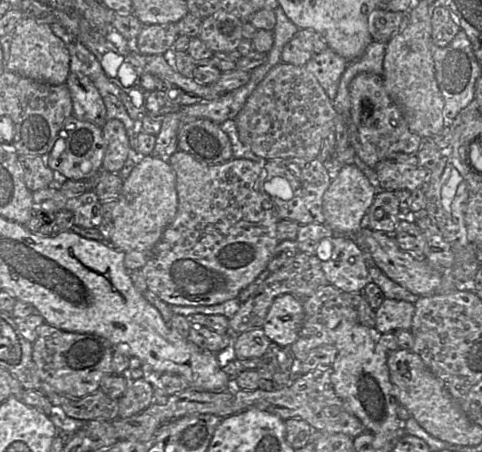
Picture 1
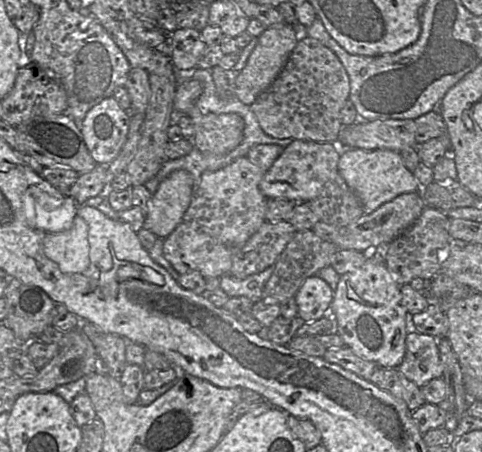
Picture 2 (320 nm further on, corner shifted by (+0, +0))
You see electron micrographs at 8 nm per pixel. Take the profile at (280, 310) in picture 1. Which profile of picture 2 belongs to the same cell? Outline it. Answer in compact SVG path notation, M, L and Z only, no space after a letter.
M318 276L309 277L295 294L298 316L306 323L319 320L331 313L334 292L327 282Z

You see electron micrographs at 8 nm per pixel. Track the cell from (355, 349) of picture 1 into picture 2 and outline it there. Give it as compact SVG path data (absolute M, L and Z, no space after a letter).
M366 256L363 265L340 278L331 303L331 311L346 347L360 358L387 368L397 368L406 352L407 310L402 306L401 287L391 277L386 262Z

